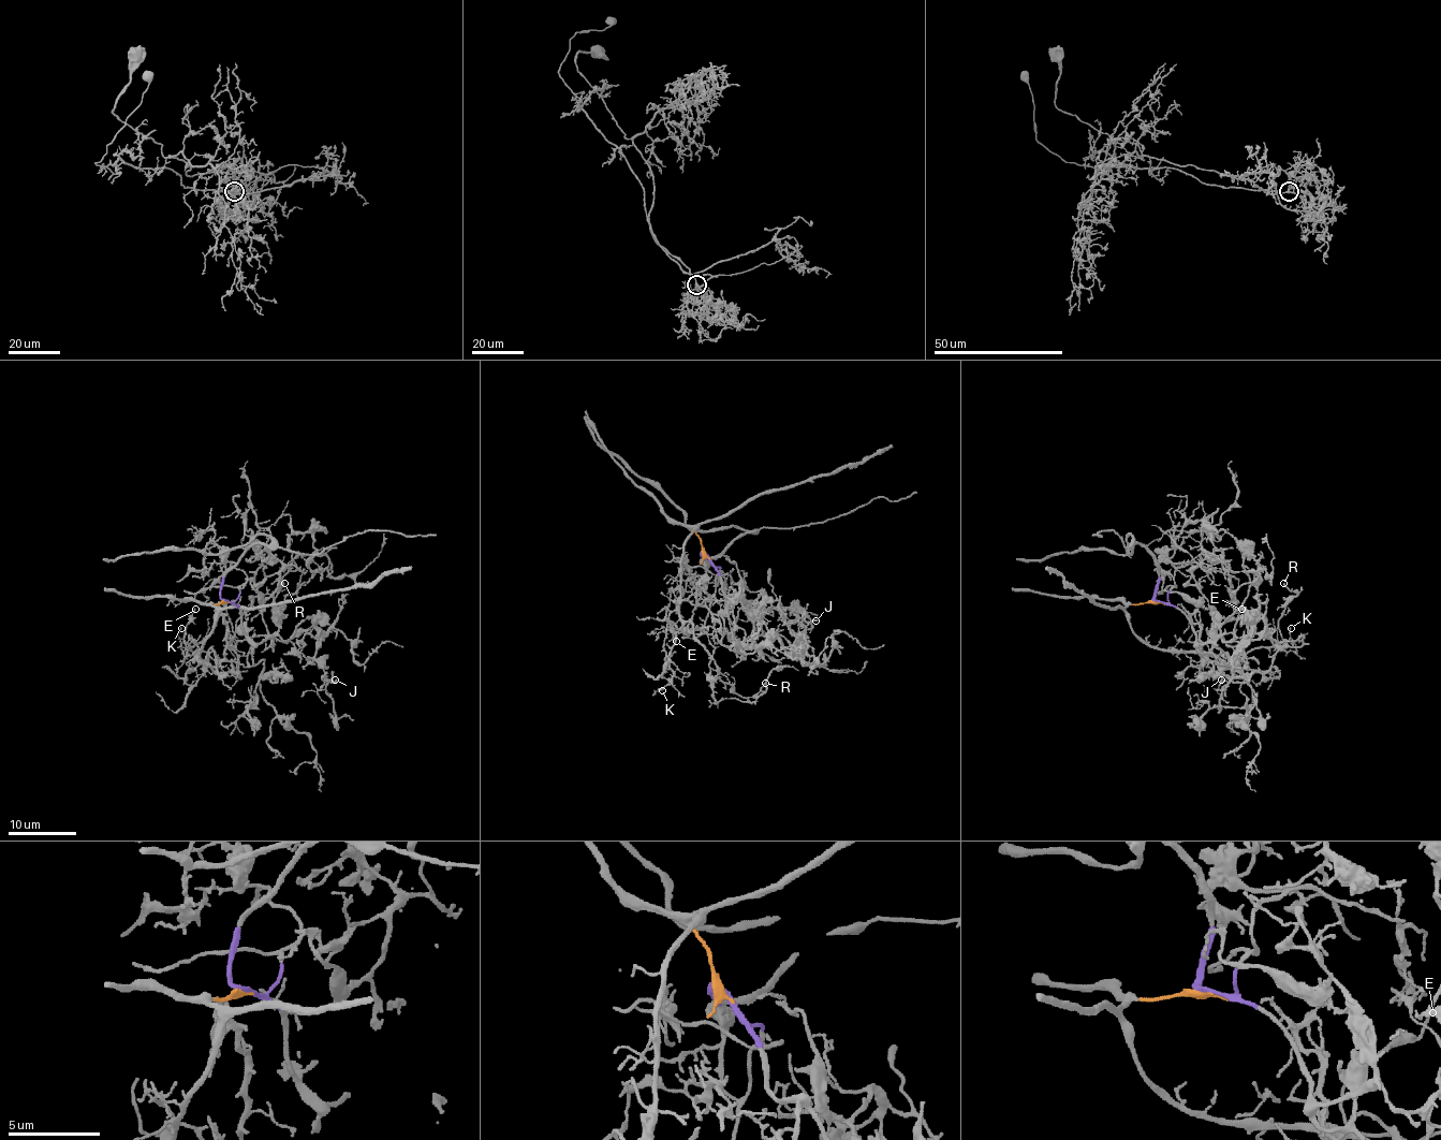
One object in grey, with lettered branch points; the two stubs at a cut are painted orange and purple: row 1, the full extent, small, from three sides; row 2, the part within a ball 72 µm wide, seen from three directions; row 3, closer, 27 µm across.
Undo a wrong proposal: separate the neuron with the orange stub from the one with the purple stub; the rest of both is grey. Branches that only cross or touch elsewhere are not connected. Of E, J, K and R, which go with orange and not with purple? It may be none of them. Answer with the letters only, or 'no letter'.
E, K, R

